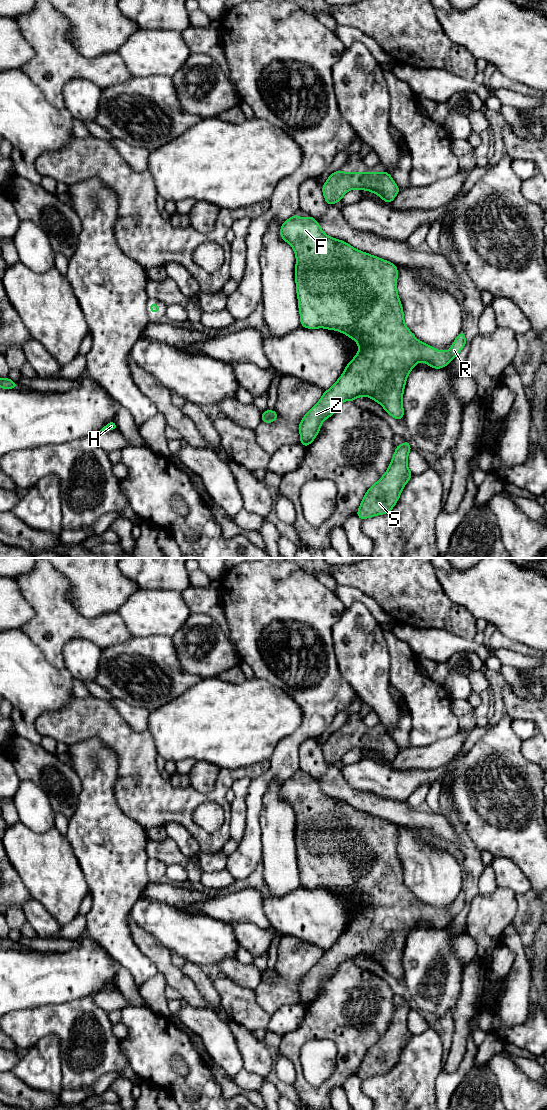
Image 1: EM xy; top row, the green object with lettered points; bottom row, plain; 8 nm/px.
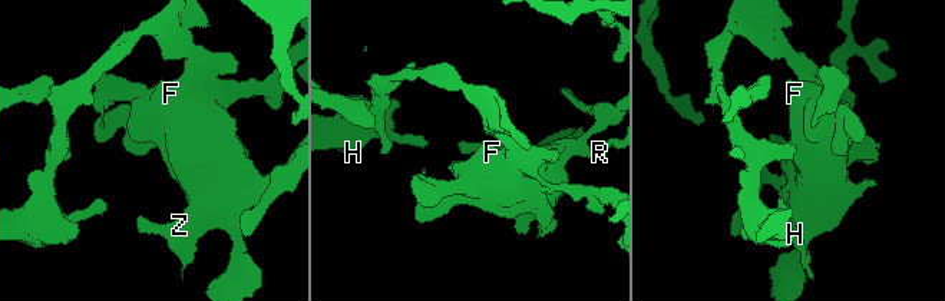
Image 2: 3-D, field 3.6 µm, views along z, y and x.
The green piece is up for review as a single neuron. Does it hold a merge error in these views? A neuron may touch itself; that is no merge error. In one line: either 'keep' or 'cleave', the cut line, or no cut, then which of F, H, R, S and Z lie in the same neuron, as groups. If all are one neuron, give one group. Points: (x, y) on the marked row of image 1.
keep; cut none; groups F H R S Z

